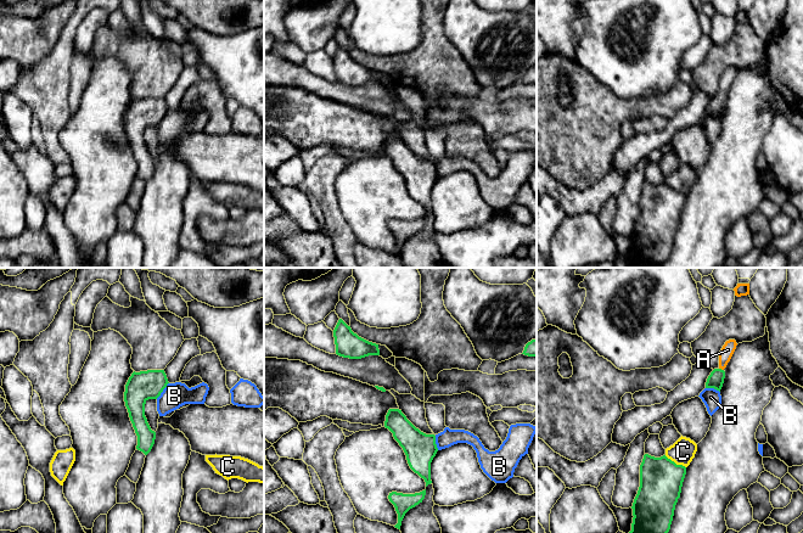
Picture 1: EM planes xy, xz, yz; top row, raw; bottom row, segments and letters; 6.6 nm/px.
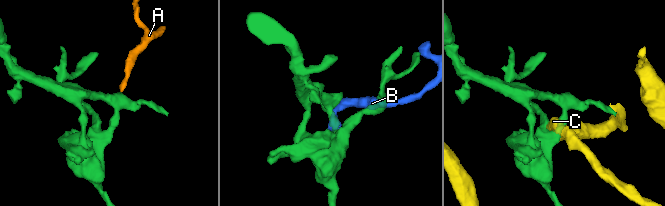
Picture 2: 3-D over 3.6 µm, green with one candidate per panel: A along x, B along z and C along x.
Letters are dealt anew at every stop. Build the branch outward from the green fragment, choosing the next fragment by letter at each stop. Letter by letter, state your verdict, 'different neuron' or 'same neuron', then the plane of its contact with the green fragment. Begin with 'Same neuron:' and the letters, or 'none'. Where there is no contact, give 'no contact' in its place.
Same neuron: A
A: same neuron | yz
B: different neuron | xy
C: different neuron | yz

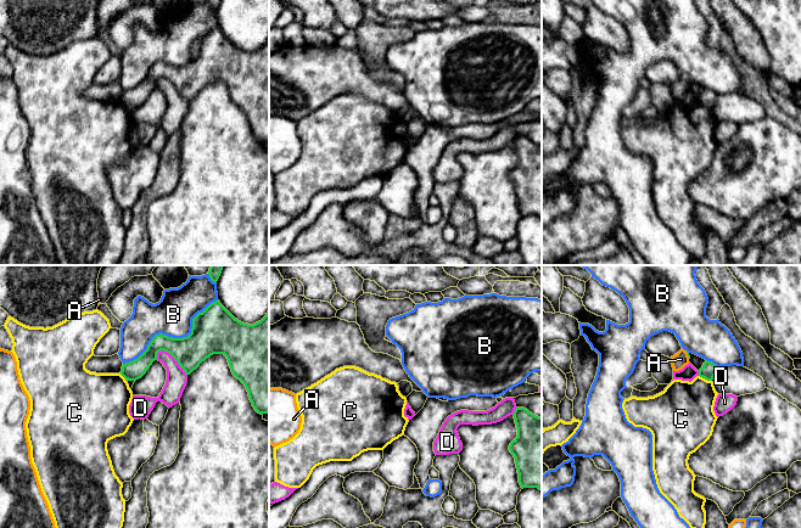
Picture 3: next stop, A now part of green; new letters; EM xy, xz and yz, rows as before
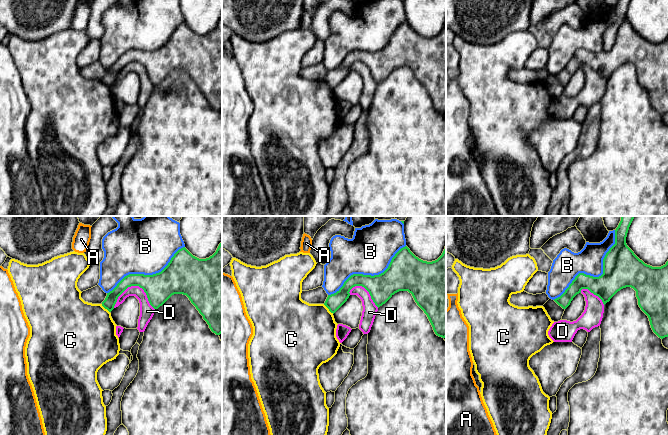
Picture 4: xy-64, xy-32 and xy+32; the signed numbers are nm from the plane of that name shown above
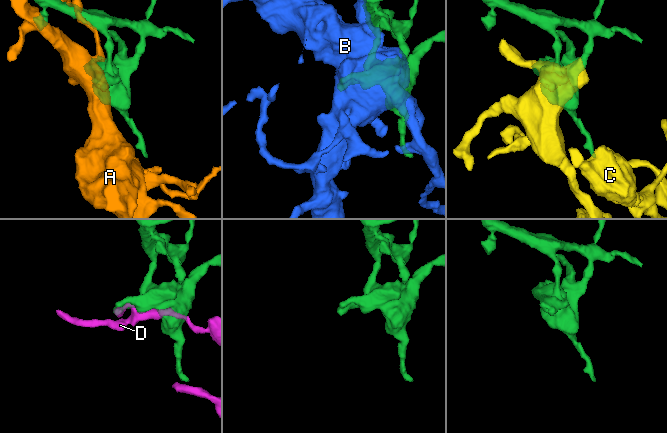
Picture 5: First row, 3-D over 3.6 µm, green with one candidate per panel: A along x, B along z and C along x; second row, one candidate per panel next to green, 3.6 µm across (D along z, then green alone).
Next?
Same neuron: none
A: different neuron | yz
B: different neuron | xy
C: different neuron | yz
D: different neuron | xy

